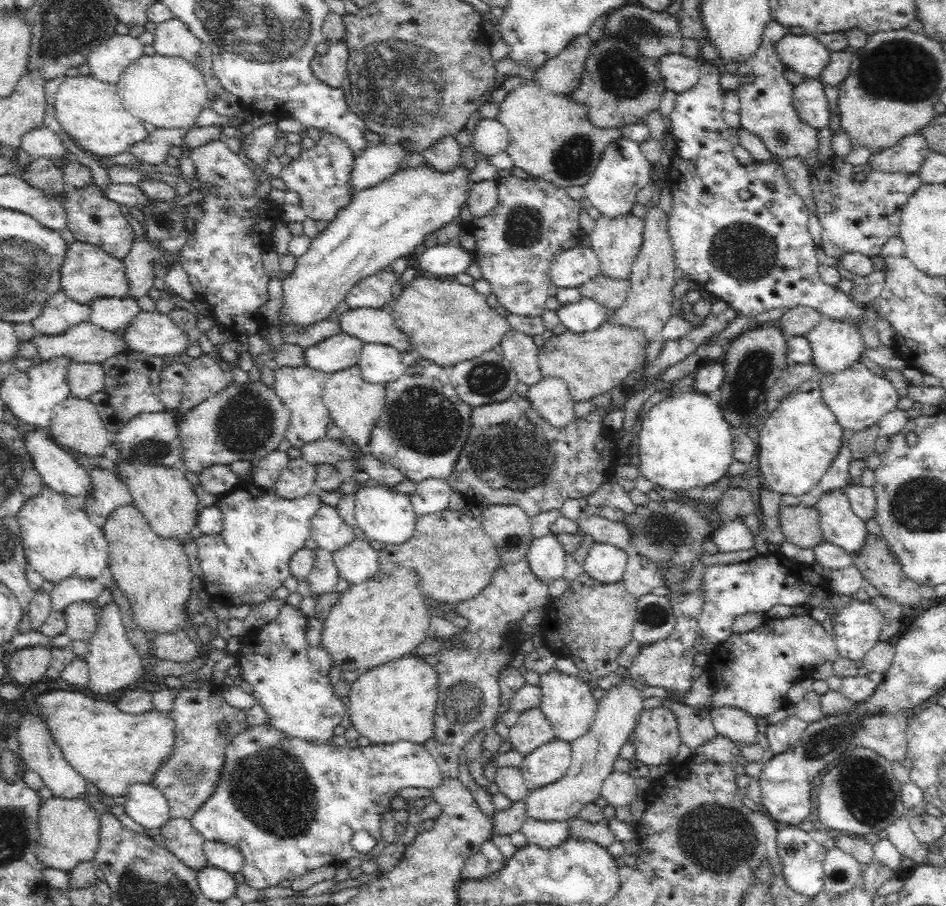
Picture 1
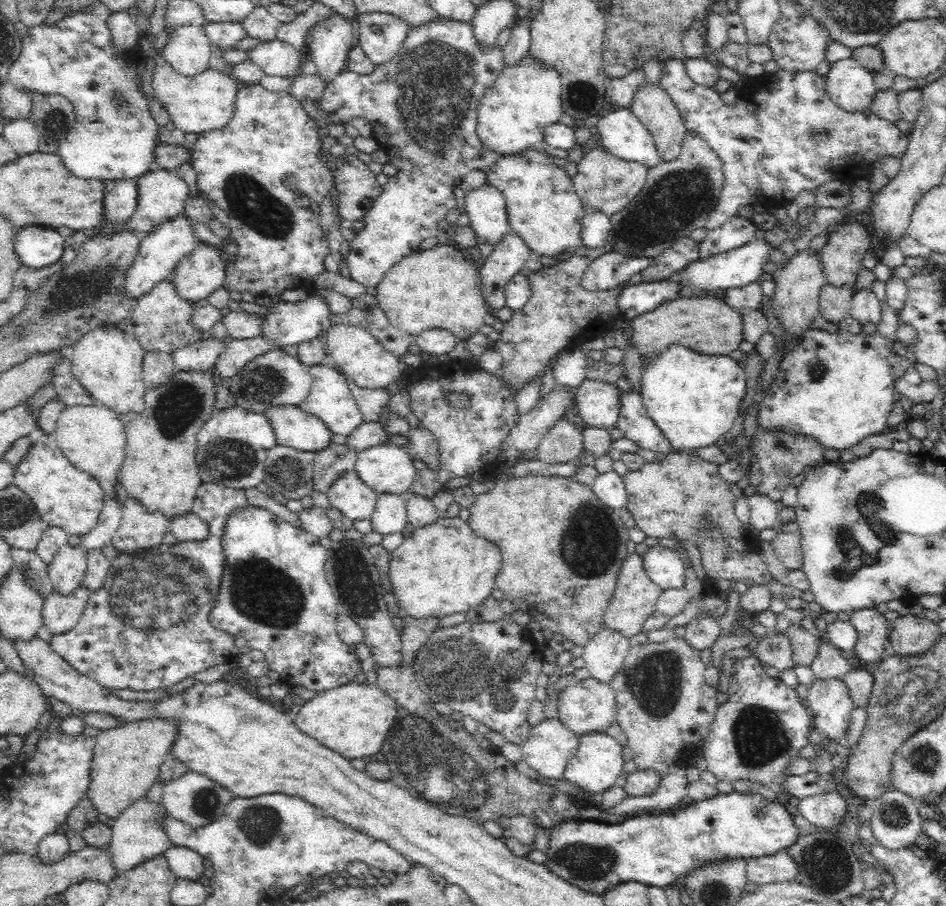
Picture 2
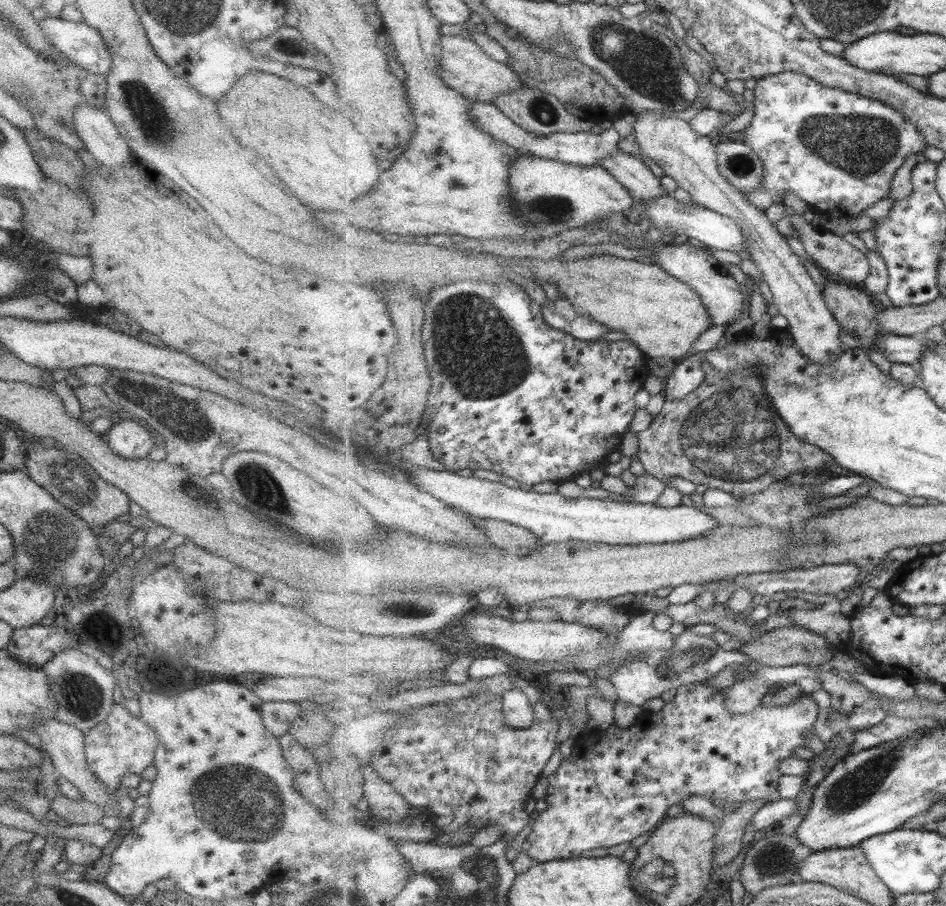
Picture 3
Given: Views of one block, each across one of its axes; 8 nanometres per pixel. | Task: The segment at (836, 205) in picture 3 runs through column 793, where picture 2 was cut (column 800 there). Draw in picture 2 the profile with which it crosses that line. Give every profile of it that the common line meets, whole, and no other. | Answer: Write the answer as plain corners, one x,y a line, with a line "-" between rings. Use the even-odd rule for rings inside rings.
668,59
666,62
663,62
662,65
663,67
661,69
659,85
672,97
672,100
675,102
680,116
682,117
684,126
690,132
701,136
712,147
712,150
716,151
716,154
718,154
723,164
725,179
722,187
722,196
720,196
720,201
718,201
716,208
711,212
707,219
705,227
708,231
720,228
720,226
722,226
727,220
735,217
740,206
746,206
746,204
753,206
755,203
766,204
766,202
785,202
787,204
793,201
803,191
814,192
815,188
818,188
818,186
820,186
820,184
824,184
824,182
828,182
828,180
841,180
842,182
853,183
857,179
868,179
871,174
871,165
876,159
880,159
884,156
894,156
901,159
906,152
909,140
908,133
903,133
895,124
876,116
876,114
874,114
869,108
865,111
856,111
851,113
840,109
839,106
836,106
836,103
832,102
832,99
830,99
825,91
825,77
820,76
816,71
796,72
779,68
776,72
766,73
759,79
749,81
749,83
747,83
745,79
743,85
740,87
740,102
735,107
728,107
728,105
726,105
726,103
724,103
720,98
720,93
715,91
713,88
711,89
707,86
696,84
688,76
685,67
685,59

